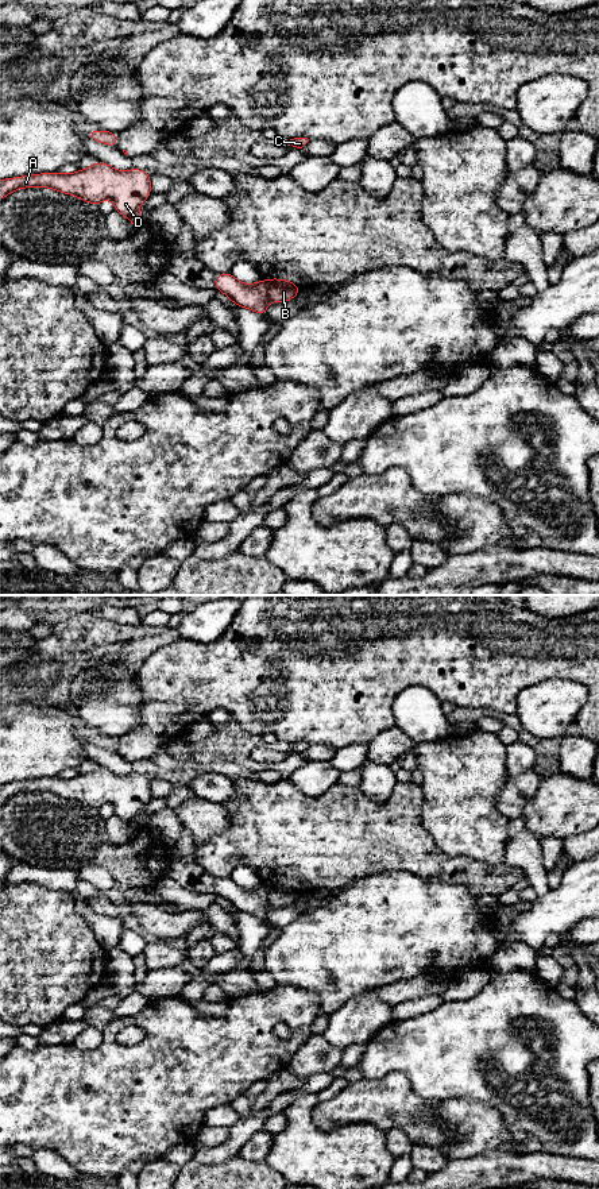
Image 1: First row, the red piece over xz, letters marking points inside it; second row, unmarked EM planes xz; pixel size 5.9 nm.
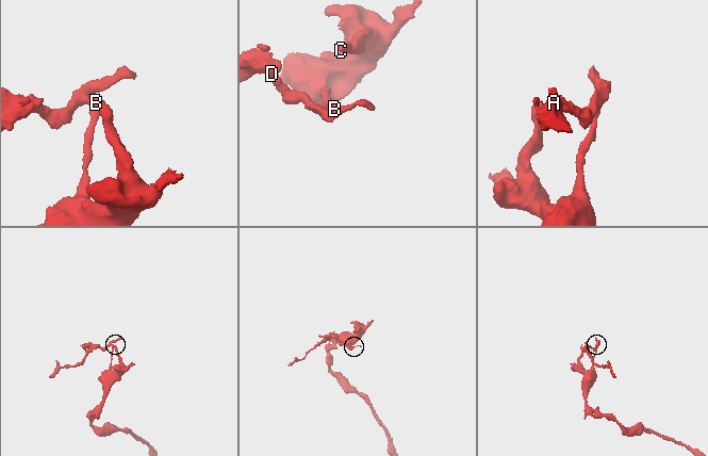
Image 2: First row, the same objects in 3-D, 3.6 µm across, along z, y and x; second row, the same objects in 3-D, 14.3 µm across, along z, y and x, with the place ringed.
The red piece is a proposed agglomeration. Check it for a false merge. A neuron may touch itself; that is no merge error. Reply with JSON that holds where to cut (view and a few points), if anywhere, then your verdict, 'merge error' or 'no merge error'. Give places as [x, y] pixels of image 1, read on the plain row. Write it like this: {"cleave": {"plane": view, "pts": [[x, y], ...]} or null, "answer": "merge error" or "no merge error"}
{"cleave": {"plane": "xz", "pts": [[266, 886], [270, 904]]}, "answer": "merge error"}

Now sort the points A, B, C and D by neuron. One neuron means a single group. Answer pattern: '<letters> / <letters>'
A D / B C

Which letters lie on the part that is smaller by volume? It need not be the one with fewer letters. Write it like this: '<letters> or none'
A, D

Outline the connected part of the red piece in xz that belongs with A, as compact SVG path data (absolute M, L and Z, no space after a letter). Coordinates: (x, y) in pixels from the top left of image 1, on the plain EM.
M97 767L92 772L77 775L73 779L43 777L18 783L0 784L0 804L22 792L51 792L61 798L72 799L90 808L101 808L104 804L112 804L115 815L131 825L134 834L146 830L147 825L138 819L139 811L151 799L151 780L140 773L120 776L104 767Z

